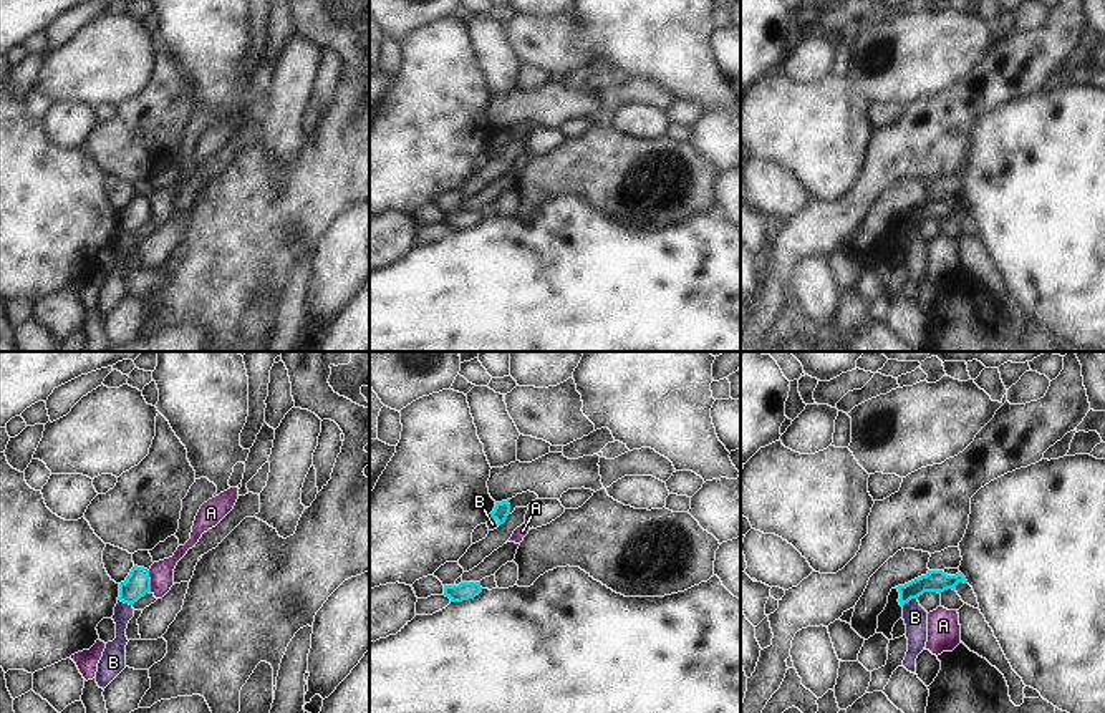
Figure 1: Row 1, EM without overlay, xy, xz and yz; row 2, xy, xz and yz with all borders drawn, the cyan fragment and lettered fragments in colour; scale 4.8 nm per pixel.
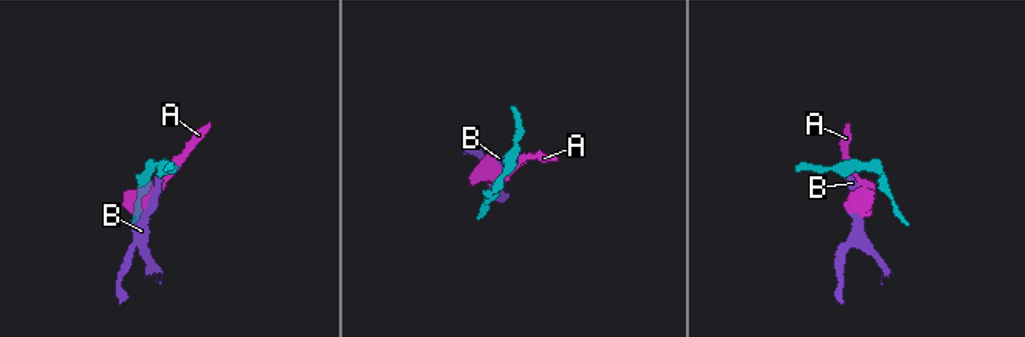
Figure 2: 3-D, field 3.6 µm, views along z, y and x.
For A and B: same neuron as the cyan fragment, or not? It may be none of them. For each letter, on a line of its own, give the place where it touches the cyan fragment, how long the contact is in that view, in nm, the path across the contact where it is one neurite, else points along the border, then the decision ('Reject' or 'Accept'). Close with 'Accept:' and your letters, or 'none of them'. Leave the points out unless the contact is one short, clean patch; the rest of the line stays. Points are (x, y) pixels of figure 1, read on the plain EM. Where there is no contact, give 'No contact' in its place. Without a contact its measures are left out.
A: Touches cyan at xy (149, 209). Shared border 110 nm. Boundary: xy (148, 199), (151, 219). Reject
B: Touches cyan at yz (908, 229). Shared border 90 nm. Boundary: yz (916, 226), (902, 234). Reject
Accept: none of them

